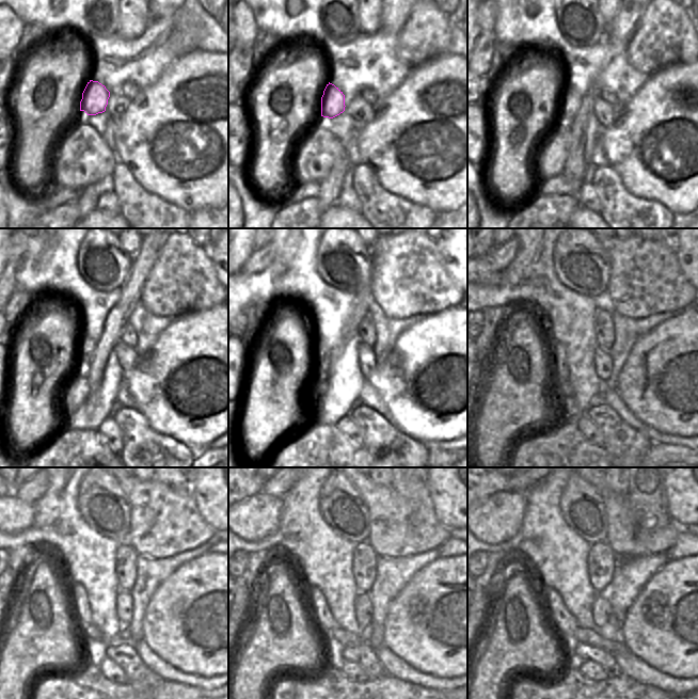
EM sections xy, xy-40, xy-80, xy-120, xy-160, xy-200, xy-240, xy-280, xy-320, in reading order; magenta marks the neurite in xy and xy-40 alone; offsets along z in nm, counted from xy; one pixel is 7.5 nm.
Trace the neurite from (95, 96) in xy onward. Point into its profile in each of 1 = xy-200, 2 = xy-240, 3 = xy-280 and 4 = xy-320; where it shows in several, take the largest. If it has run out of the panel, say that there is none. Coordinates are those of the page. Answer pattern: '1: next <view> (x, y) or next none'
1: next xy-200 (558, 354)
2: next xy-240 (79, 599)
3: next xy-280 (324, 620)
4: next xy-320 (565, 623)

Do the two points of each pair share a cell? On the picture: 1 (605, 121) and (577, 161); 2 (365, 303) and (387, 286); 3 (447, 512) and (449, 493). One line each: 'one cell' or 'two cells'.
1: two cells
2: two cells
3: one cell

